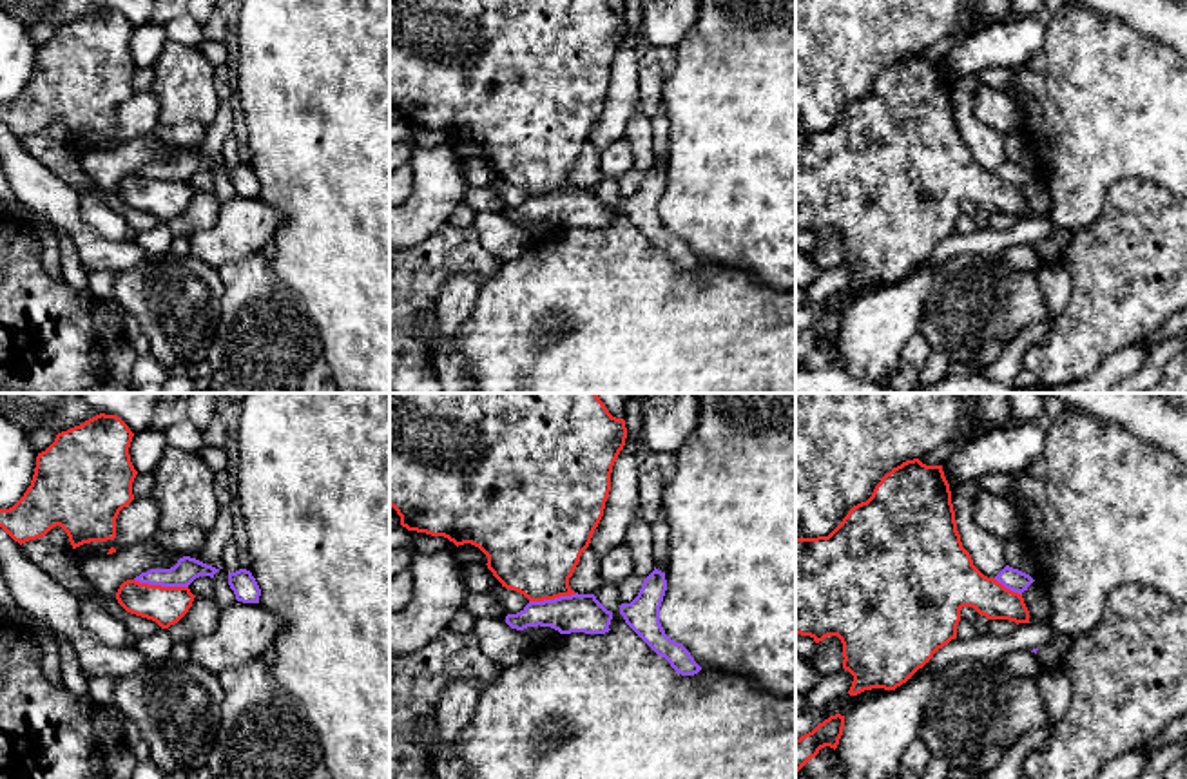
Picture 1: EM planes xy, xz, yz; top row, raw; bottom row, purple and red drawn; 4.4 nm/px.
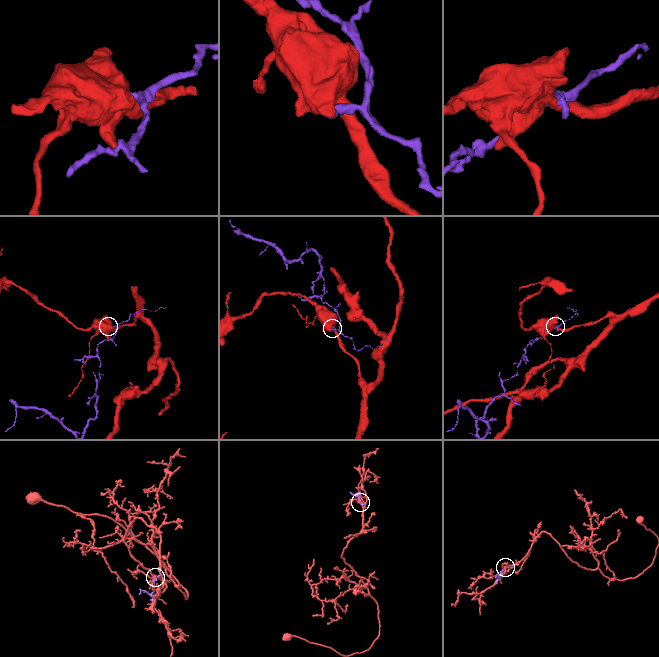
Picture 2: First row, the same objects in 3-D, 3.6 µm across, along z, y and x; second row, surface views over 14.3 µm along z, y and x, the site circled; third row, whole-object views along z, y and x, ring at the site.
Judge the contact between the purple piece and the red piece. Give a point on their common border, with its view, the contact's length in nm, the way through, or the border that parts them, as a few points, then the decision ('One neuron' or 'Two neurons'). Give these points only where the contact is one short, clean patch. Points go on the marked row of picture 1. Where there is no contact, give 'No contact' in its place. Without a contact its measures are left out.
Touches purple at xy (162, 586). Shared border 240 nm. Boundary: xy (135, 578), (145, 584), (187, 587). Two neurons

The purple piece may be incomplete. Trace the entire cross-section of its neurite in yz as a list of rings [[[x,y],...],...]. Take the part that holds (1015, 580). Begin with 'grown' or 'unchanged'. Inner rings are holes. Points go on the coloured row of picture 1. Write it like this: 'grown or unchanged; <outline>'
unchanged; [[[1006,565],[997,576],[995,580],[999,583],[1002,583],[1006,589],[1022,594],[1024,591],[1028,591],[1028,587],[1035,582],[1029,574],[1013,569],[1009,565]]]

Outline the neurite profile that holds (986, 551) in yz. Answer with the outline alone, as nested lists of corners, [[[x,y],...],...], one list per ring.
[[[966,480],[950,491],[962,547],[984,576],[995,578],[1006,567],[1004,542],[979,527],[971,518],[973,498],[979,493],[977,484]]]

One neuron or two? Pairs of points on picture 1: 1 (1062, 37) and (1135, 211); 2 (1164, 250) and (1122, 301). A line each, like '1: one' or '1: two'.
1: two
2: one

